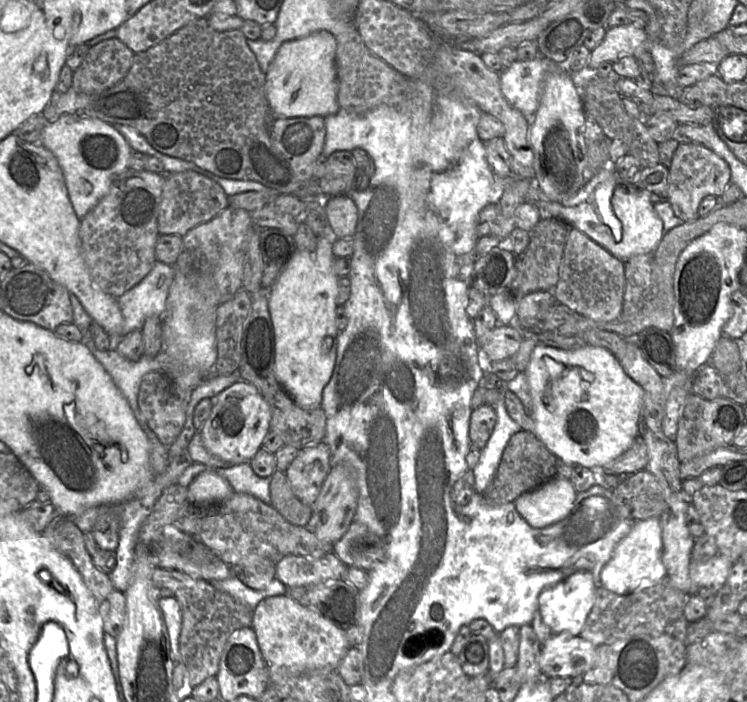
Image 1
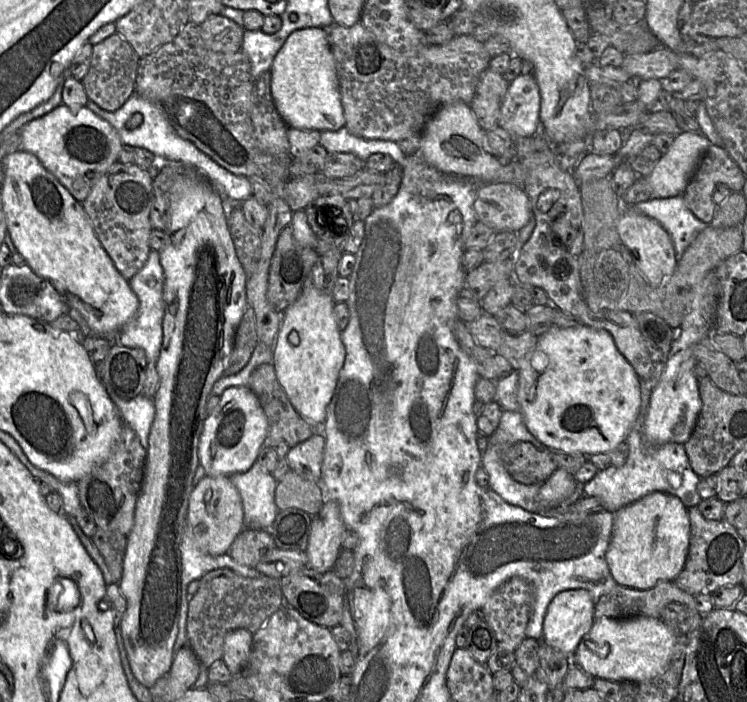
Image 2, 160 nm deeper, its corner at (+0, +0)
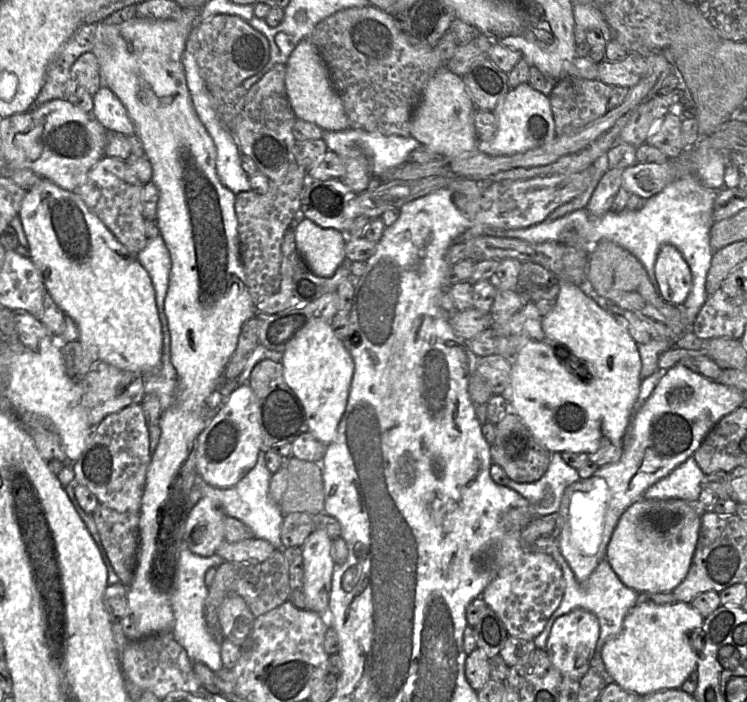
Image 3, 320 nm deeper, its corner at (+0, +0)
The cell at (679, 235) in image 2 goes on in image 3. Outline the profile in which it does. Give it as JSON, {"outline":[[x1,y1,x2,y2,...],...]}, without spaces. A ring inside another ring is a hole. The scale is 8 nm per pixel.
{"outline":[[686,179,684,181,680,181,676,185,668,185,667,187,663,188,659,193,646,200,643,208,638,211,630,211,624,209,620,213,614,213,613,211,609,210,607,213,598,217,595,217,588,212,578,211,552,222,541,222,536,225,518,229,500,229,490,225,473,223,464,233,456,237,455,240,457,243,470,240,472,237,485,237,485,235,490,235,498,237,510,237,525,240,530,243,541,243,545,241,558,242,560,234,571,231,574,233,575,239,583,244,584,247,582,248,589,249,589,254,590,249,593,249,598,242,602,240,610,240,631,252,640,261,655,287,656,280,654,267,657,254,663,244,672,244,678,249,678,251,686,260,692,274,692,288,689,296,683,305,675,305,682,308,687,330,693,325,700,309,707,300,705,284,707,273,709,271,712,256,714,253,714,250,710,245,710,230,714,223,712,219,712,211,716,195,717,191,707,188,700,182,699,179]]}

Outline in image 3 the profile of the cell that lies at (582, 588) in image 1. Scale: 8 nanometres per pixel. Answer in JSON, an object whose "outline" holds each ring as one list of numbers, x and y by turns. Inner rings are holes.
{"outline":[[578,608,560,616,554,622,545,650,552,664,563,677,579,681,591,668,599,637,600,625,596,615]]}

